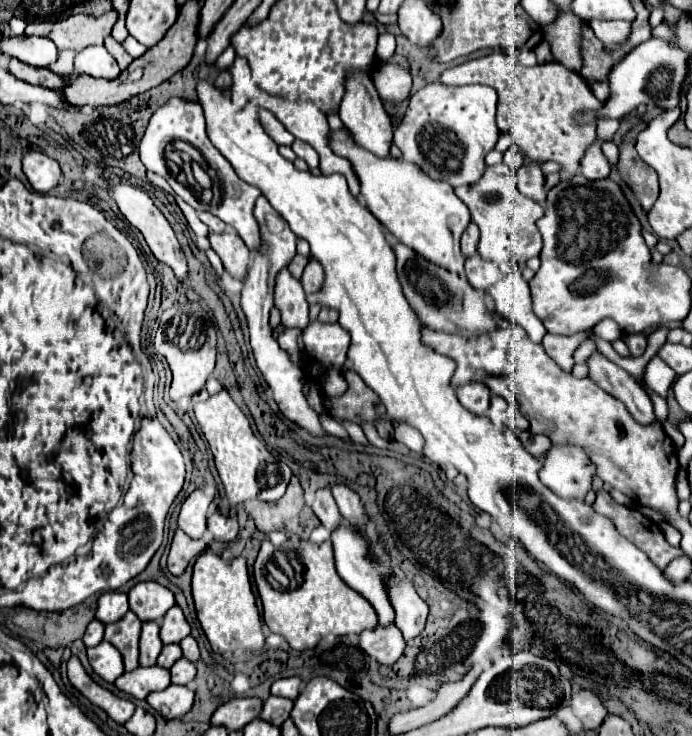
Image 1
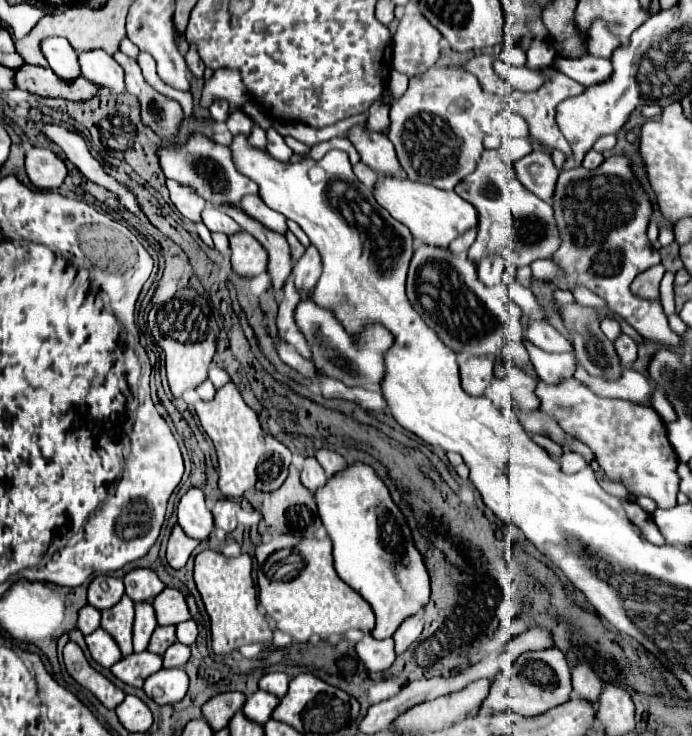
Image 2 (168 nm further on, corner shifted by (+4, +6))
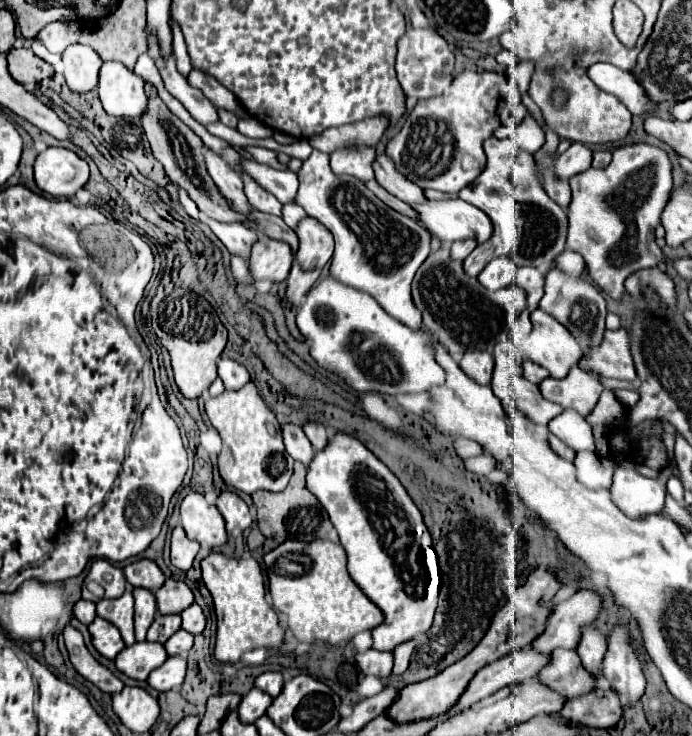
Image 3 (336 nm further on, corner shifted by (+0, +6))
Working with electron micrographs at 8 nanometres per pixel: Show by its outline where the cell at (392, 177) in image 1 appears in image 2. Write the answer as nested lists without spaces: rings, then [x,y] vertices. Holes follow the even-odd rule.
[[[394,176],[394,178],[380,178],[374,196],[380,206],[384,206],[398,222],[410,228],[416,240],[430,246],[448,248],[454,238],[458,238],[468,228],[474,228],[478,224],[476,208],[464,198],[460,198],[454,190],[440,190],[430,184],[420,184]]]

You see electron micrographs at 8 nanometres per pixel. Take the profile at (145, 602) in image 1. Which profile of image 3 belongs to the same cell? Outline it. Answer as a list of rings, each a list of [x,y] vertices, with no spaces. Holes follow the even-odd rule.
[[[136,560],[128,564],[124,568],[124,576],[132,588],[146,588],[150,592],[156,592],[166,580],[164,572],[152,560]]]

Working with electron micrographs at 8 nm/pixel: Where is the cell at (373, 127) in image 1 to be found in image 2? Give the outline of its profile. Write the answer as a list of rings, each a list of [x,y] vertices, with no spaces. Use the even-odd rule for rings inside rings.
[[[362,124],[362,126],[354,126],[348,132],[348,138],[354,142],[354,146],[360,154],[360,160],[366,166],[370,166],[376,174],[398,176],[402,172],[394,146],[386,134],[374,134],[374,132],[368,134]]]

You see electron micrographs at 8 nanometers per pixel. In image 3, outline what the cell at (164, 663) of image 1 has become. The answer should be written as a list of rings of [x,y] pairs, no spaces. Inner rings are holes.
[[[158,614],[158,618],[152,622],[152,626],[148,630],[148,642],[164,644],[166,638],[176,634],[178,630],[180,630],[180,616],[178,614],[168,614],[168,616]]]

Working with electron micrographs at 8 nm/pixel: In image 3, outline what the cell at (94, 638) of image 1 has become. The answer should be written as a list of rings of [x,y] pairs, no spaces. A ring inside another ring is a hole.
[[[78,600],[78,602],[74,604],[74,616],[76,616],[82,624],[90,626],[90,624],[94,622],[94,618],[96,618],[96,604],[94,604],[94,602],[88,602],[88,600]]]

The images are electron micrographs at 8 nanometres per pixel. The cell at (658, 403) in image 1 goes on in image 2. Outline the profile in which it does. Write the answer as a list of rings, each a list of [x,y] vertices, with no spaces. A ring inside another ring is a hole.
[[[666,271],[661,283],[660,283],[660,300],[663,306],[664,313],[666,316],[670,316],[675,313],[675,302],[674,302],[674,277],[675,274]]]

